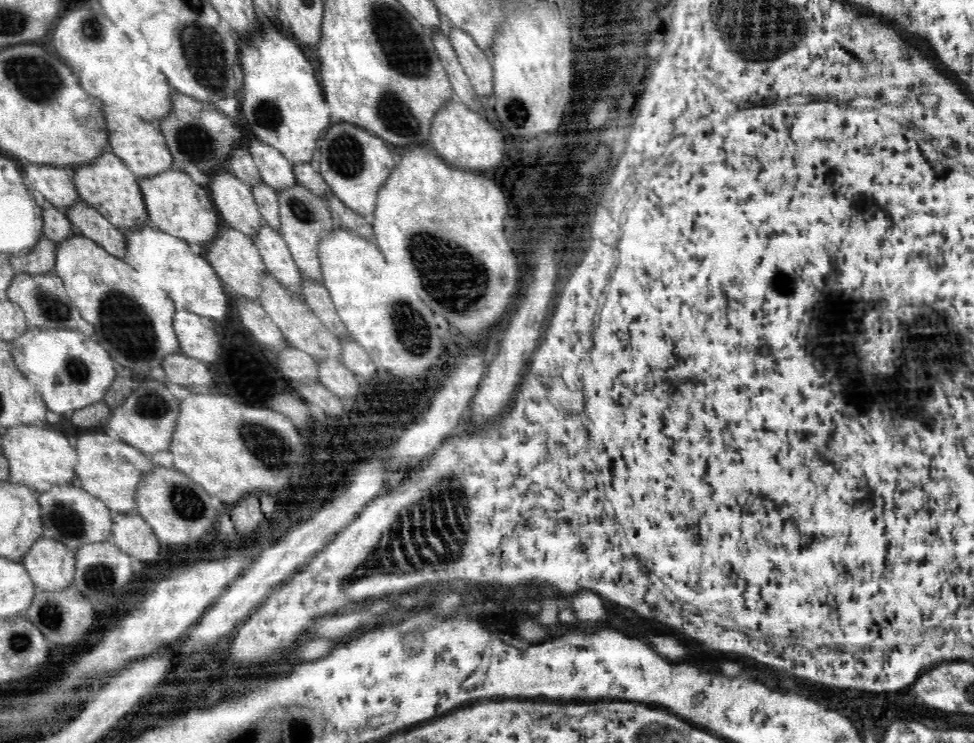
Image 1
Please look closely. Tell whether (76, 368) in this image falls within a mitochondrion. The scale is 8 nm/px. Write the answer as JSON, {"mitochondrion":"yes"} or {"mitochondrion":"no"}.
{"mitochondrion":"yes"}

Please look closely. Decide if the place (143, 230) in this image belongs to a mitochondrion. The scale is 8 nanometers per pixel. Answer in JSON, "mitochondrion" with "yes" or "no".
{"mitochondrion":"no"}

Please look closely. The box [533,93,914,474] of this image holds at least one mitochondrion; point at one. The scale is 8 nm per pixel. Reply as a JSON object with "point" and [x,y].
{"point":[781,281]}

